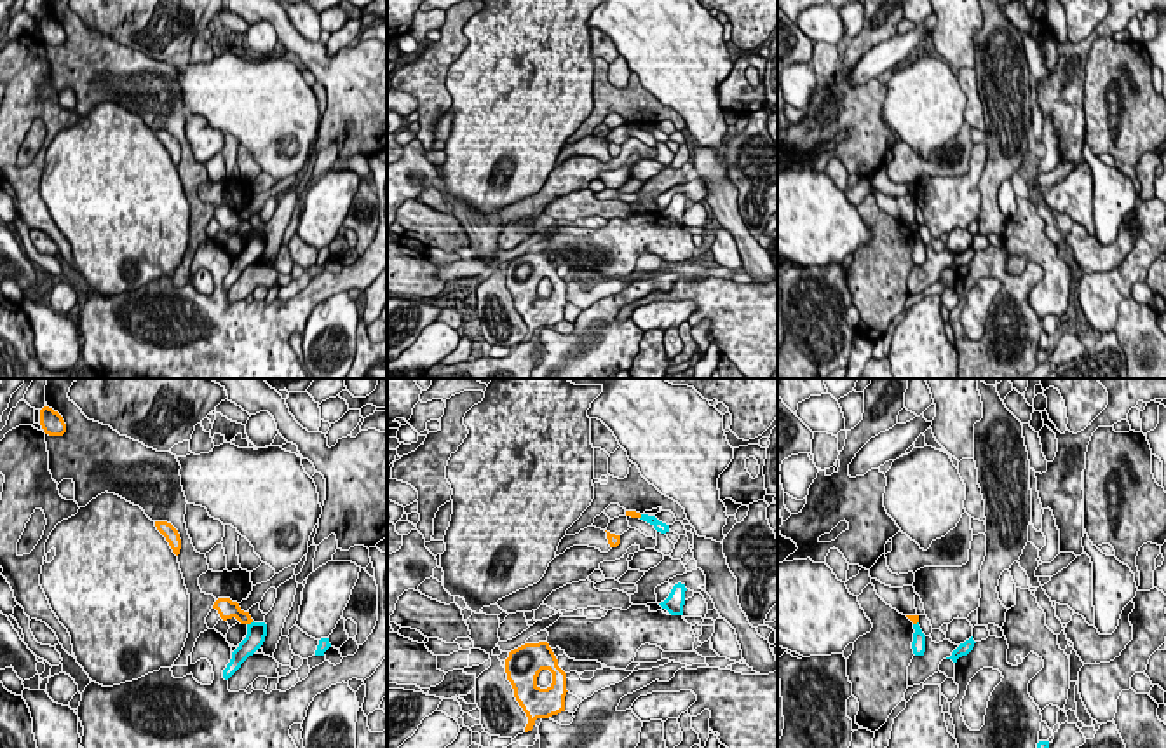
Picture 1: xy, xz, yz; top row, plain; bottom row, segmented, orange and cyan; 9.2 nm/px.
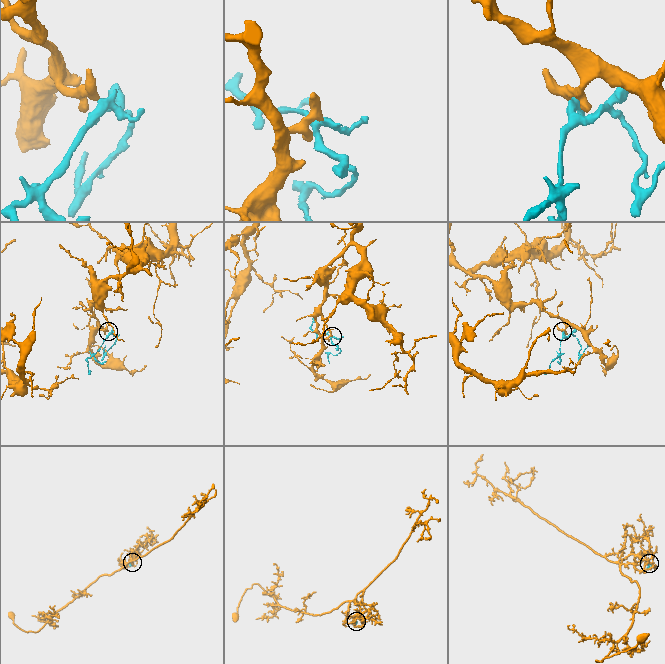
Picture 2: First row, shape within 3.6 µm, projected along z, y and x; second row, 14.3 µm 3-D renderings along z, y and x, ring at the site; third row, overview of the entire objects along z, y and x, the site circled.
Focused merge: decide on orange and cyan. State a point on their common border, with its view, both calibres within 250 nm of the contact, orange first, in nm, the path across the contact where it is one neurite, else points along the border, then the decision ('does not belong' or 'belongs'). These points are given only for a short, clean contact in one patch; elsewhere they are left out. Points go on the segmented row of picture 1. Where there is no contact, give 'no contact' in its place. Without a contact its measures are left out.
xy (250, 623) | 190/190 nm | along xy (253, 621), (248, 625) | does not belong

